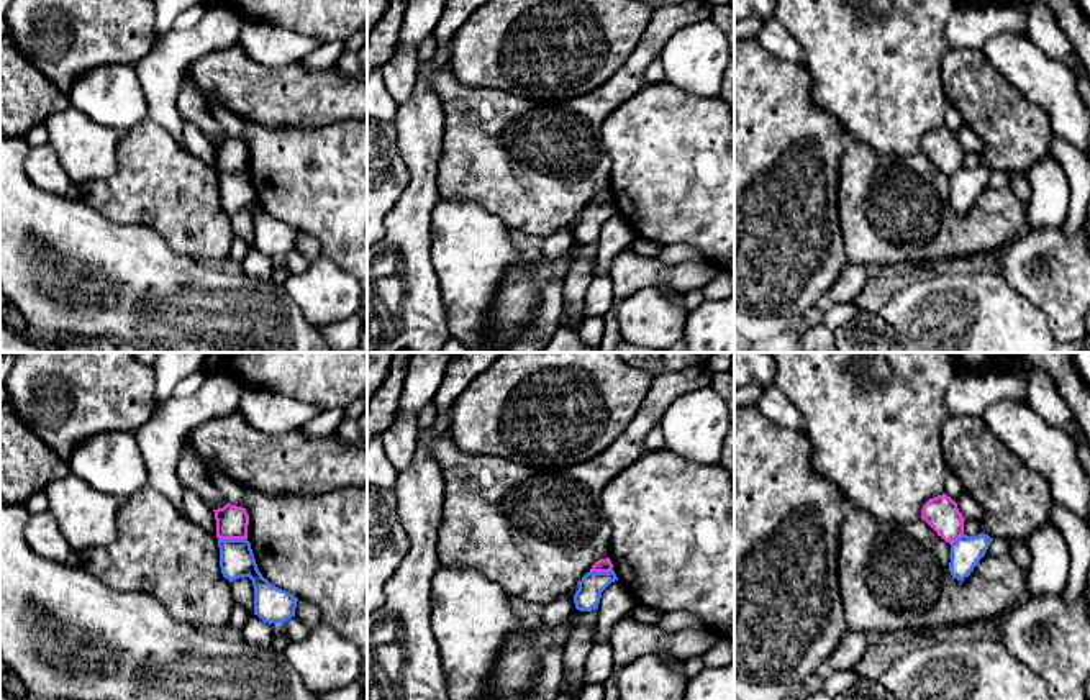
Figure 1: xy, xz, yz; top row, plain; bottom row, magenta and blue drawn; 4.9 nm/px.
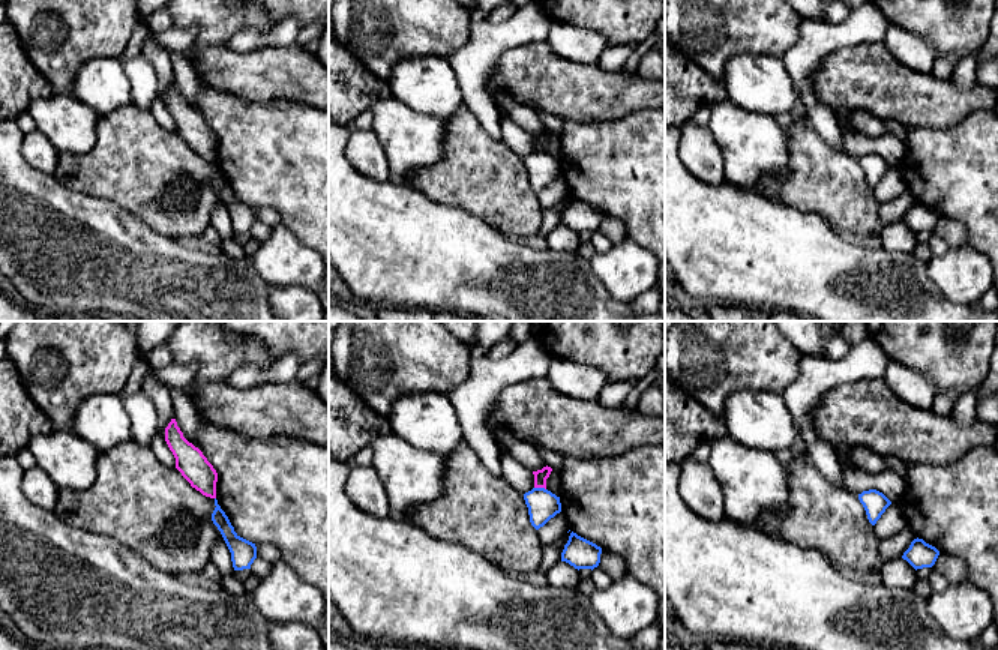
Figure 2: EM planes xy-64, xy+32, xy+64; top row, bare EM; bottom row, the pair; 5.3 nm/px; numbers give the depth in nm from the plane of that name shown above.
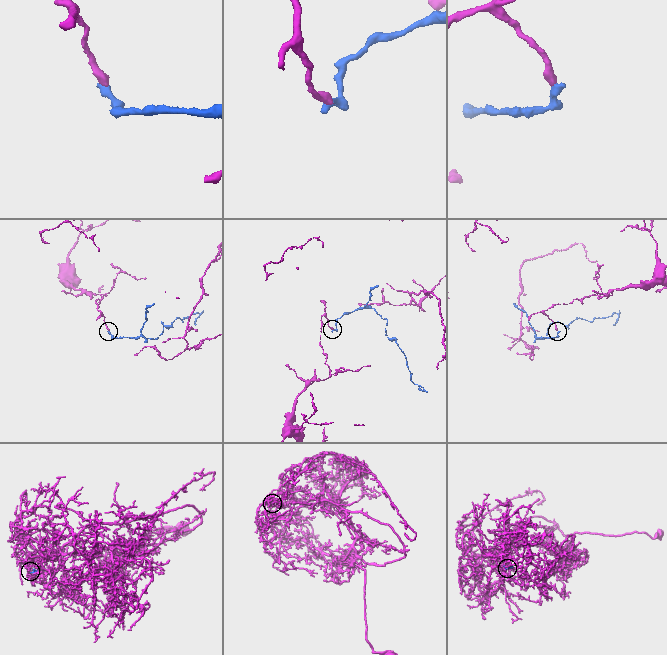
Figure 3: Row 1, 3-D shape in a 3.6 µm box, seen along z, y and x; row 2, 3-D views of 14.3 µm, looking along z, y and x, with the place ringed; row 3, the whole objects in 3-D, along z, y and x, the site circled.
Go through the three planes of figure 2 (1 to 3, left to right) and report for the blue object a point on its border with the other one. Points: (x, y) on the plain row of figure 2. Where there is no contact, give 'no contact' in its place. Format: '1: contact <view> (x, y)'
1: no contact
2: contact xy+32 (541, 150)
3: no contact

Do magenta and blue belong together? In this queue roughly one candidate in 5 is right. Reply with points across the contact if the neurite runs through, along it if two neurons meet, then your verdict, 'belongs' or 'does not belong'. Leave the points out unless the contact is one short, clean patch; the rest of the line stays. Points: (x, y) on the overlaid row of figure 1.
along xy (218, 536), (246, 538) | does not belong

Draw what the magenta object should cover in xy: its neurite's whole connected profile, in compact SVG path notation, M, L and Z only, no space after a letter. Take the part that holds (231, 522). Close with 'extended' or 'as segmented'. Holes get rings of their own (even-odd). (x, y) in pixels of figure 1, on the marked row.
M226 503L223 508L213 510L216 520L216 538L220 539L246 539L249 515L246 508Z; as segmented

